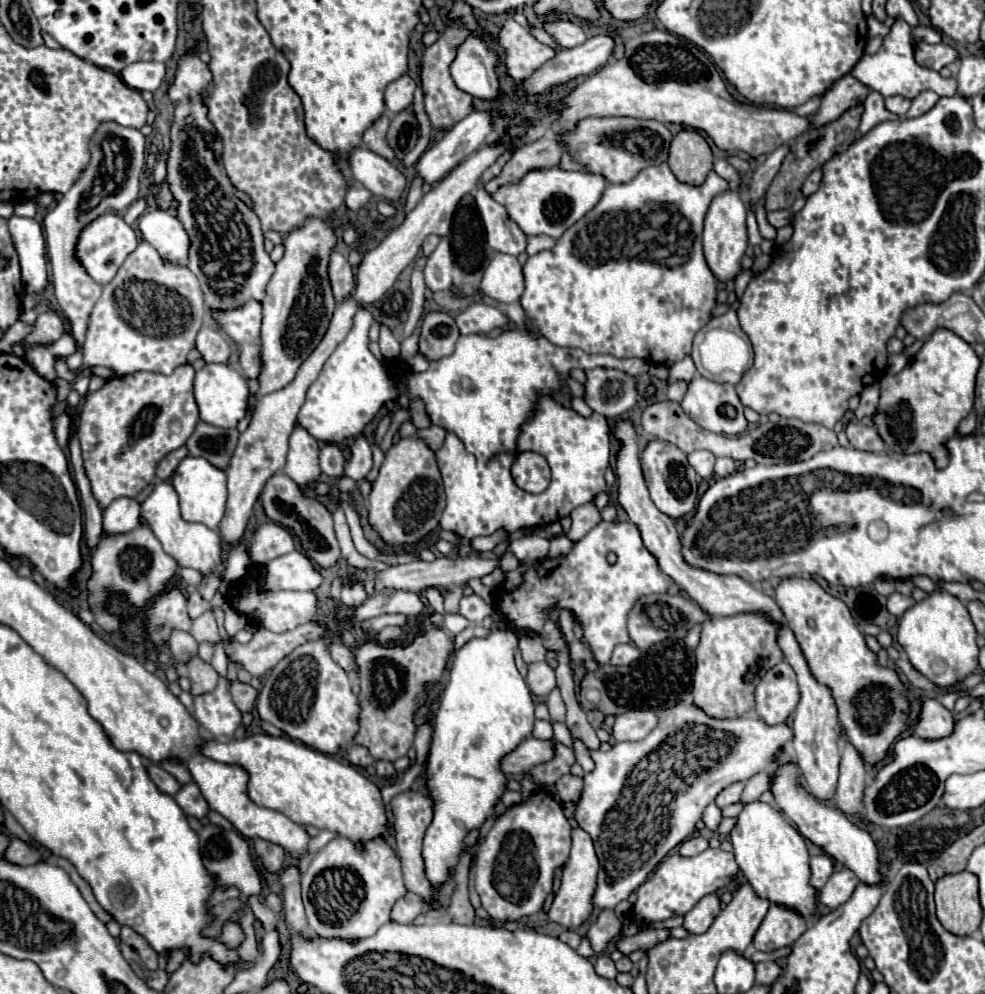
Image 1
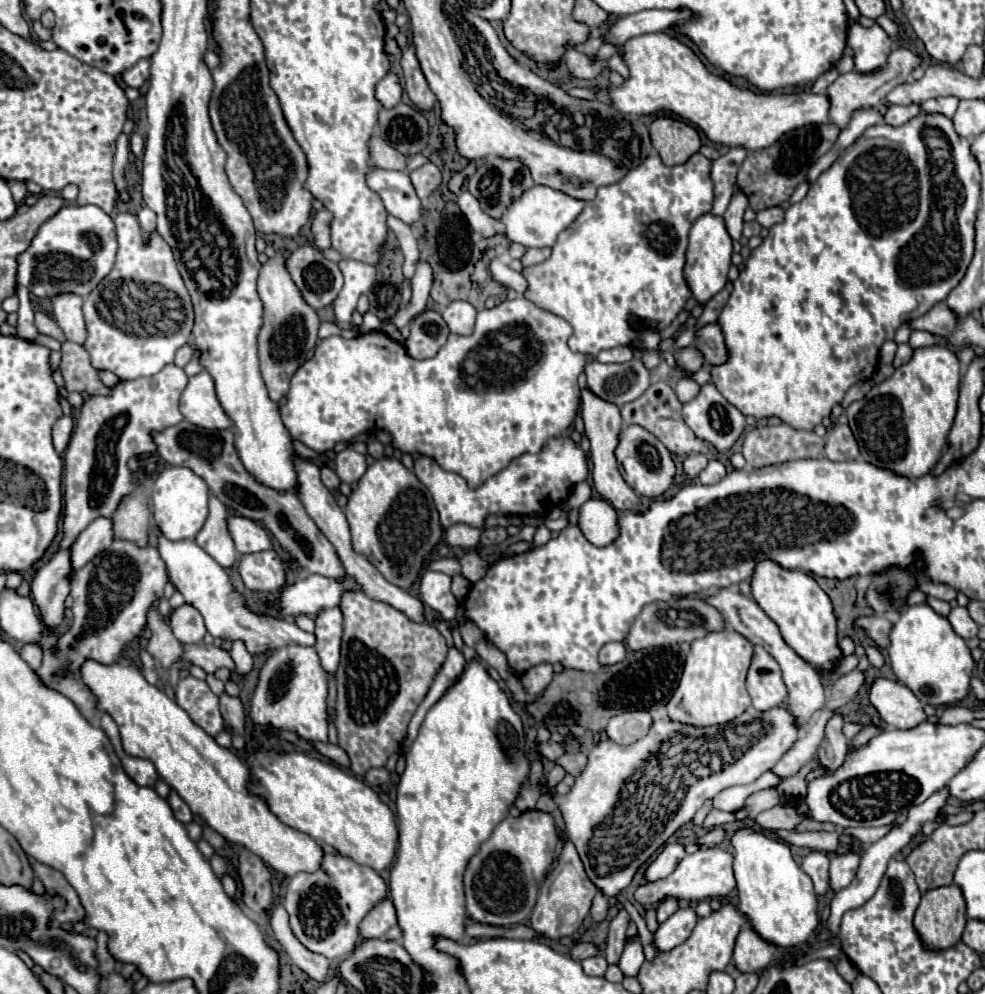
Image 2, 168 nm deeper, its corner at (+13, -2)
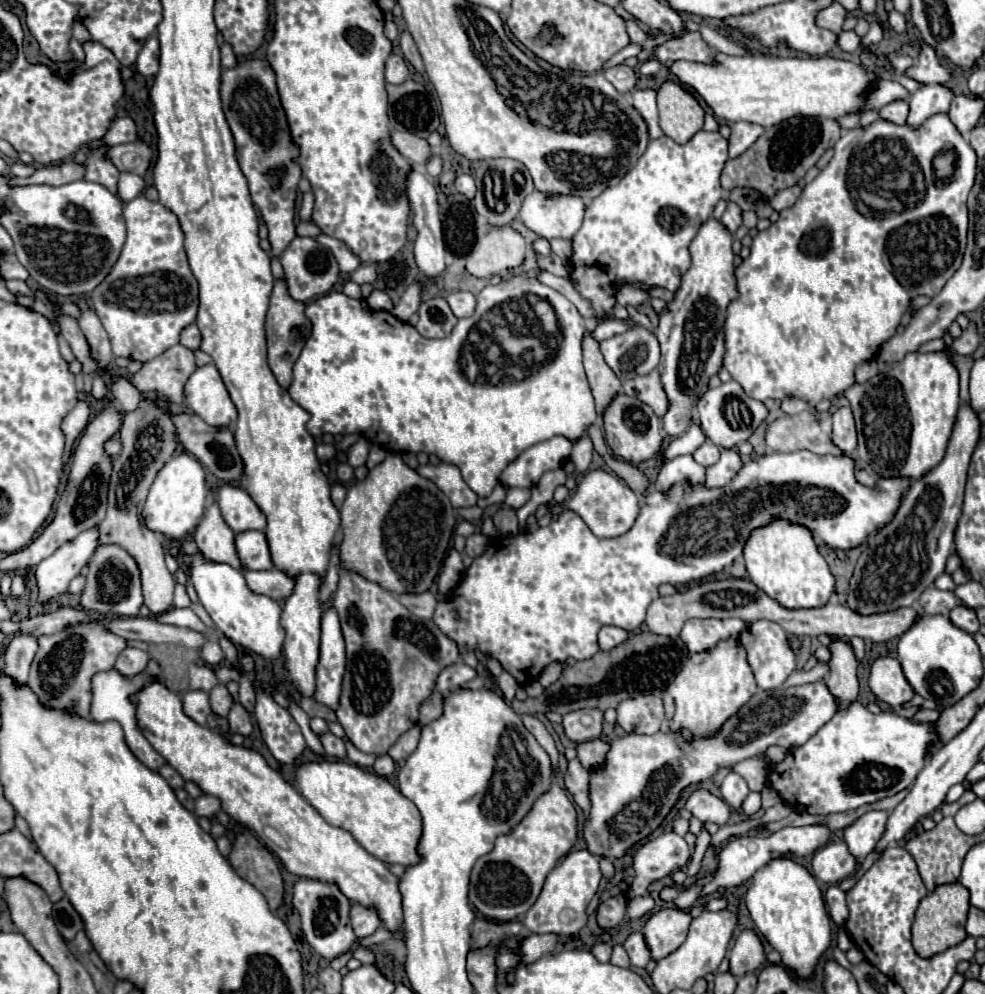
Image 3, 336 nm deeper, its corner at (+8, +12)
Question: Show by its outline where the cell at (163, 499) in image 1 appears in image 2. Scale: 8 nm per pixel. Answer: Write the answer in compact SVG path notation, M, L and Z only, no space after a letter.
M159 531L157 537L159 537L159 553L167 565L169 581L185 597L185 603L193 605L203 615L205 627L213 637L219 637L223 641L239 639L245 643L247 651L255 657L285 645L315 645L315 637L311 633L301 631L295 623L259 611L251 611L247 607L245 597L233 587L227 571L211 555L207 555L193 539L169 541Z

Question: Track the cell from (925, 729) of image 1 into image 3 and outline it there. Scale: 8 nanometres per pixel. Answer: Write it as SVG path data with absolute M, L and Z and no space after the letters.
M878 657L870 669L868 683L870 683L872 693L880 701L888 703L890 707L904 705L904 703L912 701L912 697L916 695L912 685L904 677L904 671L902 671L898 659L894 659L894 657Z

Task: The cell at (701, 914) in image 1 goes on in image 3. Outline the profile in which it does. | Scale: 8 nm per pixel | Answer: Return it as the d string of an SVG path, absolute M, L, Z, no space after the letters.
M674 907L674 909L662 909L658 913L654 913L642 933L646 937L646 943L650 947L652 959L662 959L668 953L672 953L674 949L678 949L688 933L692 915Z

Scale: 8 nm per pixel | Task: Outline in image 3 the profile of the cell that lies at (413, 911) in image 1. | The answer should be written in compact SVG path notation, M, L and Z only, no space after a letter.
M352 903L350 921L352 921L354 933L358 939L370 937L382 925L382 919L380 919L376 907L364 907L360 903Z

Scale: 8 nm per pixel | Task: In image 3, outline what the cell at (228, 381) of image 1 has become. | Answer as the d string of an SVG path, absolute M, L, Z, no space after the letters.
M210 363L198 367L184 387L186 403L208 425L232 425L236 421L236 407L222 383L218 369Z

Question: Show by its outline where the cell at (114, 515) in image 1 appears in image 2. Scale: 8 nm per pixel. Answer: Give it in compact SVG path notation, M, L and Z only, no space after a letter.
M95 519L79 537L77 541L71 545L69 557L71 557L71 575L69 579L73 581L73 575L85 567L85 563L89 563L89 559L93 559L95 555L99 555L101 551L105 551L105 547L109 547L113 543L113 527L111 527L111 519Z

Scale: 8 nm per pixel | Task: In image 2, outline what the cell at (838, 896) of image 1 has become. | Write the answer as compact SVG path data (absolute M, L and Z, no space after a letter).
M847 851L847 853L835 855L831 859L829 875L831 875L833 891L845 889L853 881L853 877L857 873L857 867L859 867L859 861L861 861L861 853L857 853L857 851Z

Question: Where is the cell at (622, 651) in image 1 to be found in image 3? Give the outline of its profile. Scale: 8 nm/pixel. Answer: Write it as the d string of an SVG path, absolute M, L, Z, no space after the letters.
M602 627L598 633L598 645L600 649L614 649L618 647L622 641L628 639L628 633L620 627Z

